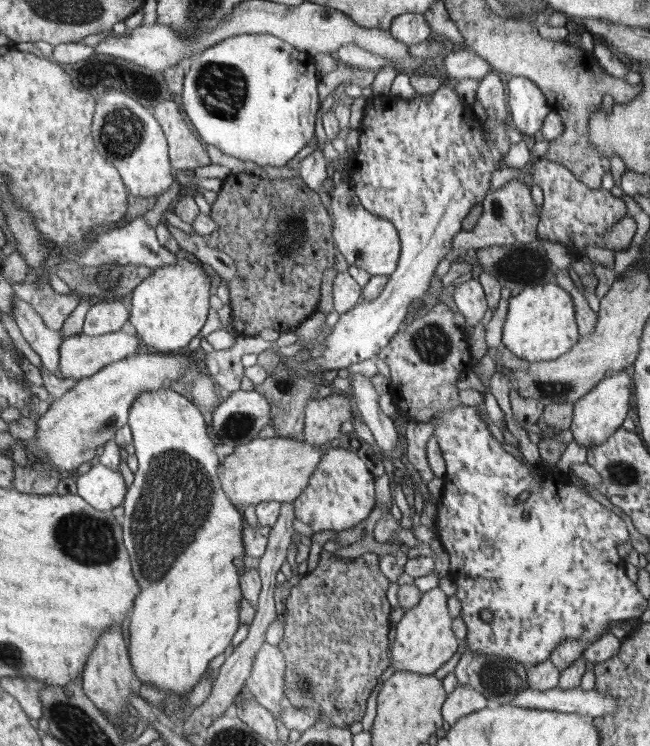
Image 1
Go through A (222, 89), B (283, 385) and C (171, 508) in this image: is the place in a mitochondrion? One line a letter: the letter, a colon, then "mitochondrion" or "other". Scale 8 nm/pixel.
A: mitochondrion
B: mitochondrion
C: mitochondrion

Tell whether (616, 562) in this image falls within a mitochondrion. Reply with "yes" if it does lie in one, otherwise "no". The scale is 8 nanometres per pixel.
no

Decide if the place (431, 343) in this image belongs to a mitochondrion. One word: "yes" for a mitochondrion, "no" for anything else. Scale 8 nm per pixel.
yes

